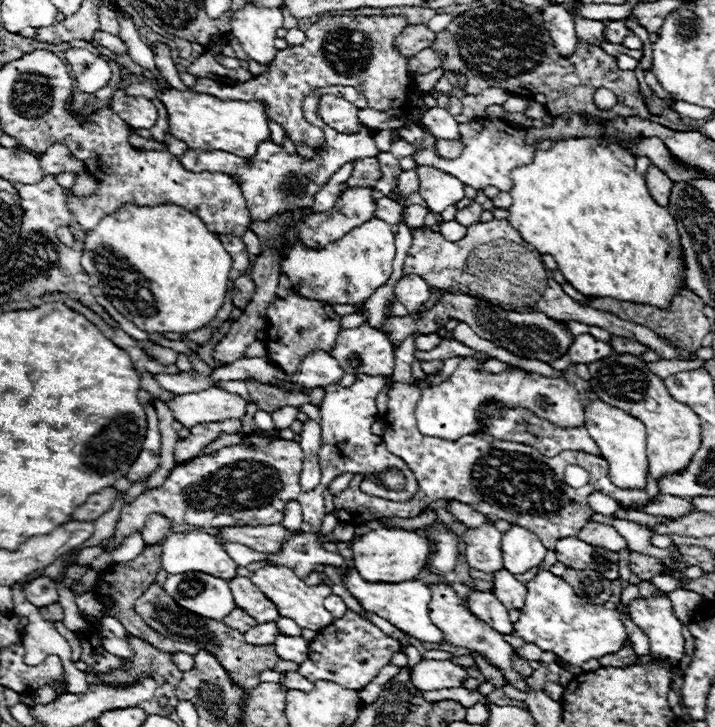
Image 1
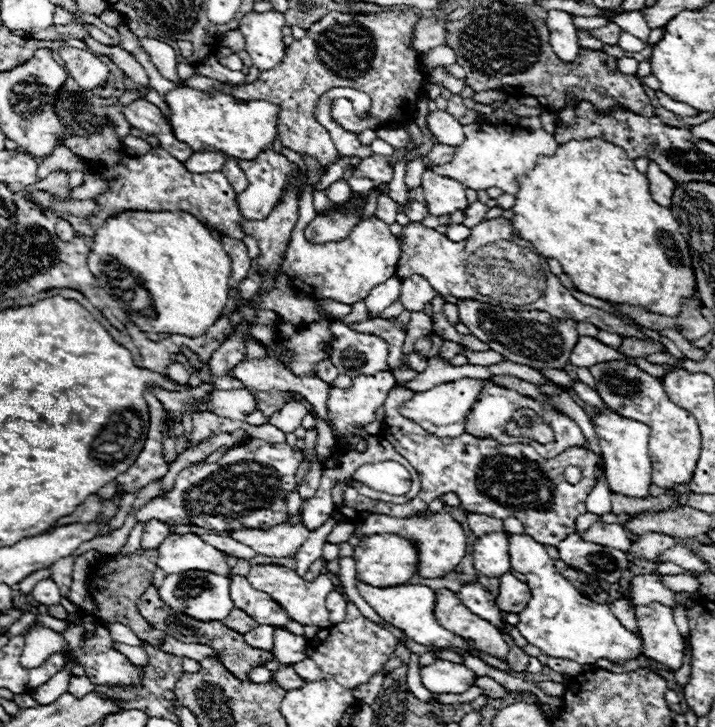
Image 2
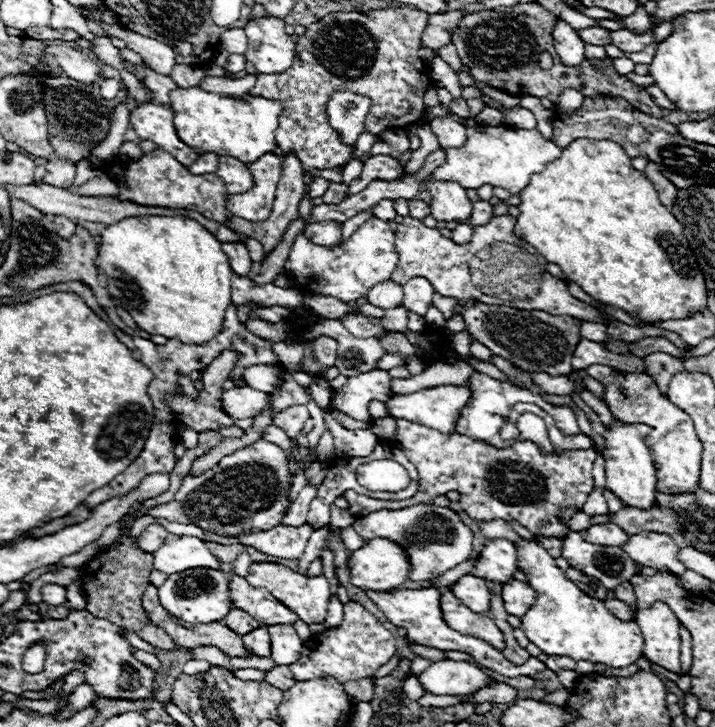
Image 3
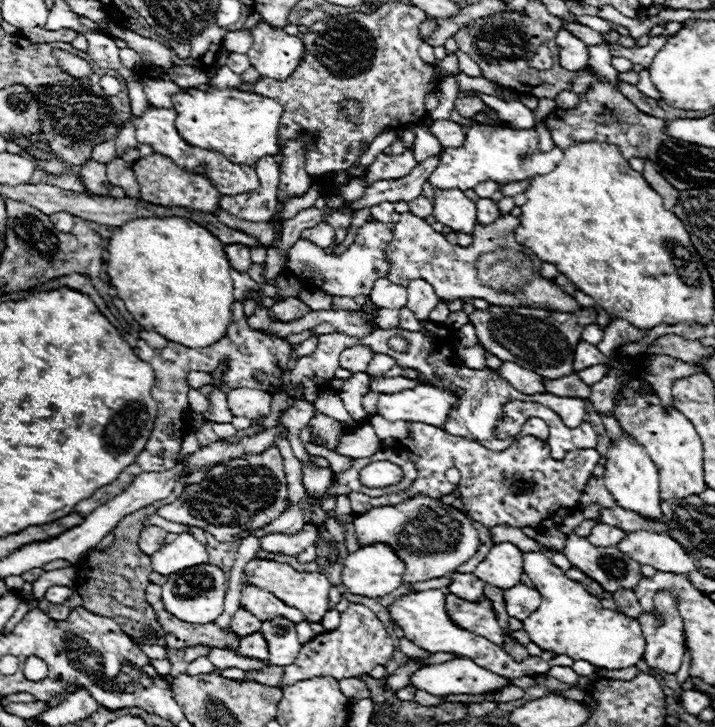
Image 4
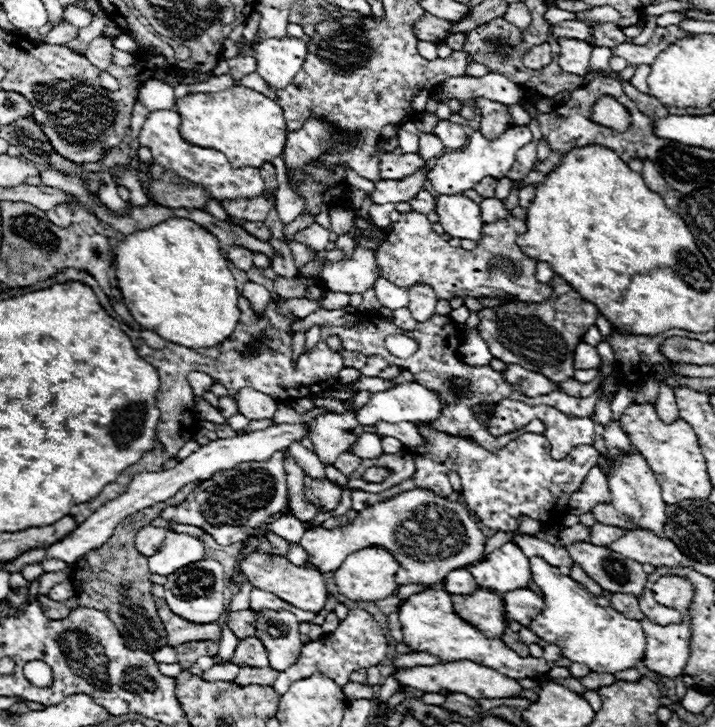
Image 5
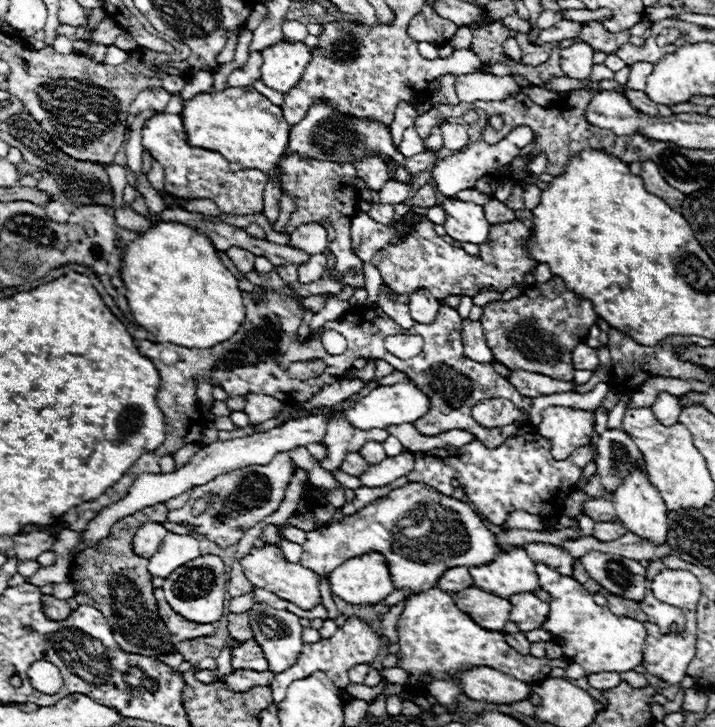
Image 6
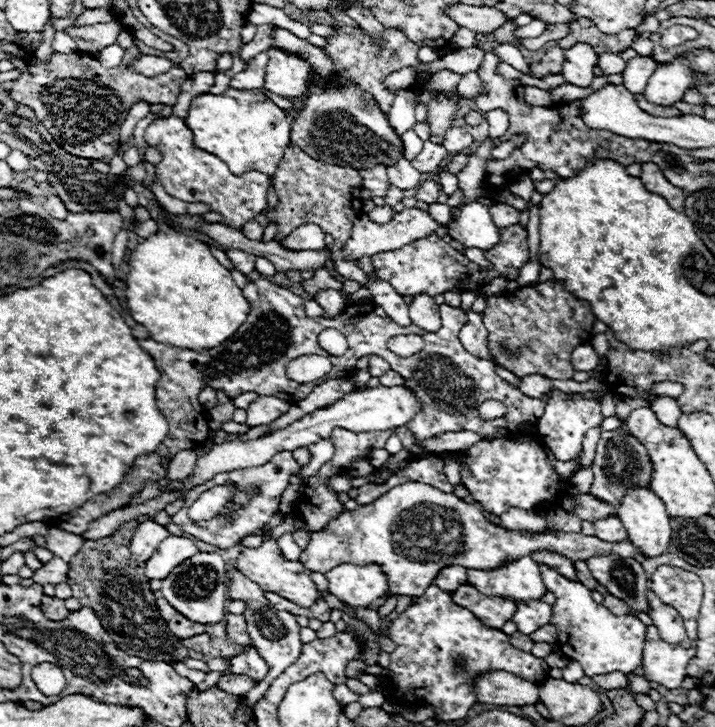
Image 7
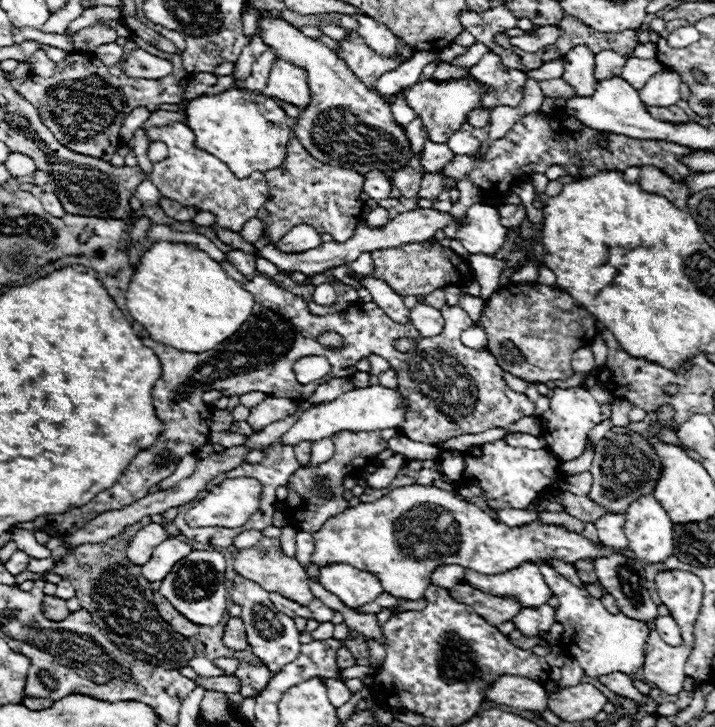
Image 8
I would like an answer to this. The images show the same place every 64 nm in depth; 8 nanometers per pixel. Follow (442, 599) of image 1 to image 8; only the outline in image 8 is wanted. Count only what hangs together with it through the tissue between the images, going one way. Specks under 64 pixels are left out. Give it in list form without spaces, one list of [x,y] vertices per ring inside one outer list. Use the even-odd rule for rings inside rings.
[[[458,584],[450,590],[450,596],[454,600],[460,600],[466,606],[472,606],[478,616],[482,616],[486,622],[500,626],[502,622],[512,620],[518,614],[520,602],[514,598],[500,598],[500,596],[488,596],[468,584]]]

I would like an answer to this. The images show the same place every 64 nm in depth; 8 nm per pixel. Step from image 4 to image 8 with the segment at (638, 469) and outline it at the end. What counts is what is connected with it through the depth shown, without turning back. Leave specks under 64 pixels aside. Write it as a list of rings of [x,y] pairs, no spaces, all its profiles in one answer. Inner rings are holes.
[[[650,494],[634,500],[624,516],[628,548],[642,562],[662,562],[674,550],[674,530],[662,504]]]

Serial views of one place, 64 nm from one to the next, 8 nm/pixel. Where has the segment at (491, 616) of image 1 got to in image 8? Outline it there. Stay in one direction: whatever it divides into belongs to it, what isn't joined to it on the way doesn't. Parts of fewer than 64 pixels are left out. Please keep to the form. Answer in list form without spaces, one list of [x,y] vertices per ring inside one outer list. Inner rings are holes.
[[[448,564],[448,566],[440,566],[434,574],[432,574],[432,584],[440,586],[440,588],[454,588],[456,584],[464,582],[464,568],[458,564]]]

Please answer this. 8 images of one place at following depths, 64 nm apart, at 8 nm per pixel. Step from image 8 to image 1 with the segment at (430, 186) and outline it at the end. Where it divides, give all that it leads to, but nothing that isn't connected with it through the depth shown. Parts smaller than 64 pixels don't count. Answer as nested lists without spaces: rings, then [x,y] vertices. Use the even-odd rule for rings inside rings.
[[[414,204],[414,206],[408,206],[406,210],[404,210],[404,224],[408,226],[408,228],[420,228],[420,226],[424,226],[424,216],[428,214],[428,208],[422,208],[422,206],[418,206],[418,204]]]

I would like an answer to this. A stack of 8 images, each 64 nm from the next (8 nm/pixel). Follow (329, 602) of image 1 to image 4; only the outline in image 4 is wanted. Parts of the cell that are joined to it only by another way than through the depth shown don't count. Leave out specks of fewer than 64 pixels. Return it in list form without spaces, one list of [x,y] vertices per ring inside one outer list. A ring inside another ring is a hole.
[[[330,608],[330,610],[326,612],[324,620],[322,620],[322,626],[324,626],[326,630],[334,630],[334,628],[338,628],[338,624],[340,624],[340,612],[338,612],[336,608]]]

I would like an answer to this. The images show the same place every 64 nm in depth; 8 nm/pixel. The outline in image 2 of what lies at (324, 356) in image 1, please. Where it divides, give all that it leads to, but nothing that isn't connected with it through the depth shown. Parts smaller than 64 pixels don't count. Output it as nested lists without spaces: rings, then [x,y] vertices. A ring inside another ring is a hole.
[[[320,360],[316,364],[316,378],[320,378],[322,382],[332,384],[336,380],[336,374],[338,374],[338,370],[336,370],[336,366],[330,360]]]

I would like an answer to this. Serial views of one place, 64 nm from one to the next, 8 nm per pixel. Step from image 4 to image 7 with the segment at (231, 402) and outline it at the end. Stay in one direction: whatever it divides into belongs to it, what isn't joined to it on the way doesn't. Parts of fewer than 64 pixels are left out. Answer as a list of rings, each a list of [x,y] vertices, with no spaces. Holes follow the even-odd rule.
[[[258,396],[250,408],[246,408],[248,412],[248,426],[260,426],[260,424],[270,424],[276,418],[280,418],[284,412],[288,412],[290,404],[286,404],[284,400],[278,400],[274,396]]]

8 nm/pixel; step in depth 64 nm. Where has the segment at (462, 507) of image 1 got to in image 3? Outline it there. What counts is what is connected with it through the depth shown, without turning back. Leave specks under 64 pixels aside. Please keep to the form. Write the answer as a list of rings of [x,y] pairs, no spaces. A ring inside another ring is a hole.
[[[490,520],[490,522],[478,522],[478,528],[484,538],[508,538],[510,542],[520,540],[520,536],[512,530],[506,520]]]

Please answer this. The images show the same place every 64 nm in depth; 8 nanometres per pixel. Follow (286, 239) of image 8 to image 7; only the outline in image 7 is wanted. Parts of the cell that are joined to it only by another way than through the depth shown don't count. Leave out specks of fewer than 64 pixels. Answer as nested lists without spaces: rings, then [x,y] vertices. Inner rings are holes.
[[[302,224],[298,226],[290,236],[286,236],[280,244],[284,248],[294,248],[294,250],[324,250],[326,242],[324,242],[324,230],[316,224]]]

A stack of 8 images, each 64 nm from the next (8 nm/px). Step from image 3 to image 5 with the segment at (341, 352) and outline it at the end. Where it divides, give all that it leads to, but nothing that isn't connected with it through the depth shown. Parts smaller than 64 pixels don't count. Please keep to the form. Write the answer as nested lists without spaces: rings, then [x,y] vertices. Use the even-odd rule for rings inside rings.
[[[342,352],[342,358],[344,358],[344,366],[346,368],[356,368],[356,370],[360,370],[360,368],[364,368],[366,366],[366,362],[368,362],[368,356],[364,356],[364,354],[360,354],[360,352]]]

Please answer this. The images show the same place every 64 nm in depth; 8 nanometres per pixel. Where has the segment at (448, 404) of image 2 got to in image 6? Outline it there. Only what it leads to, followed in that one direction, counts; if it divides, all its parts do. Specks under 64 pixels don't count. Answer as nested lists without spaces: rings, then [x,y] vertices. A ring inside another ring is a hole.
[[[402,382],[402,384],[394,384],[394,386],[378,386],[366,398],[356,402],[356,406],[344,410],[348,420],[356,428],[362,428],[362,430],[386,428],[386,426],[402,424],[402,422],[414,422],[428,412],[430,412],[430,398],[412,382]]]

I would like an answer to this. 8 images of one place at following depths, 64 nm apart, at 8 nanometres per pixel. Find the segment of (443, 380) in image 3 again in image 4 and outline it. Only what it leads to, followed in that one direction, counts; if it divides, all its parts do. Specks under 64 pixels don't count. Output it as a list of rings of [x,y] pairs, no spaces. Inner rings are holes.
[[[398,376],[398,378],[378,378],[378,380],[372,380],[372,390],[374,392],[382,392],[382,394],[390,394],[390,392],[402,392],[402,390],[410,390],[410,388],[416,388],[424,384],[422,378],[404,378],[404,376]]]

